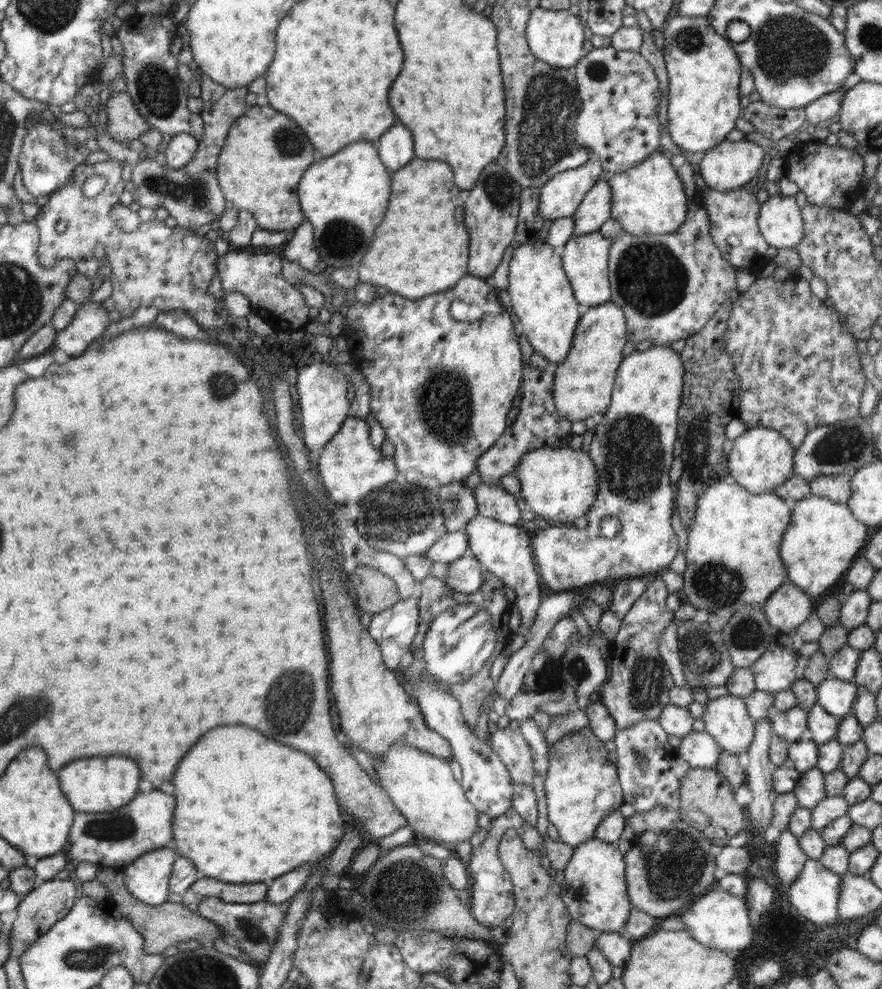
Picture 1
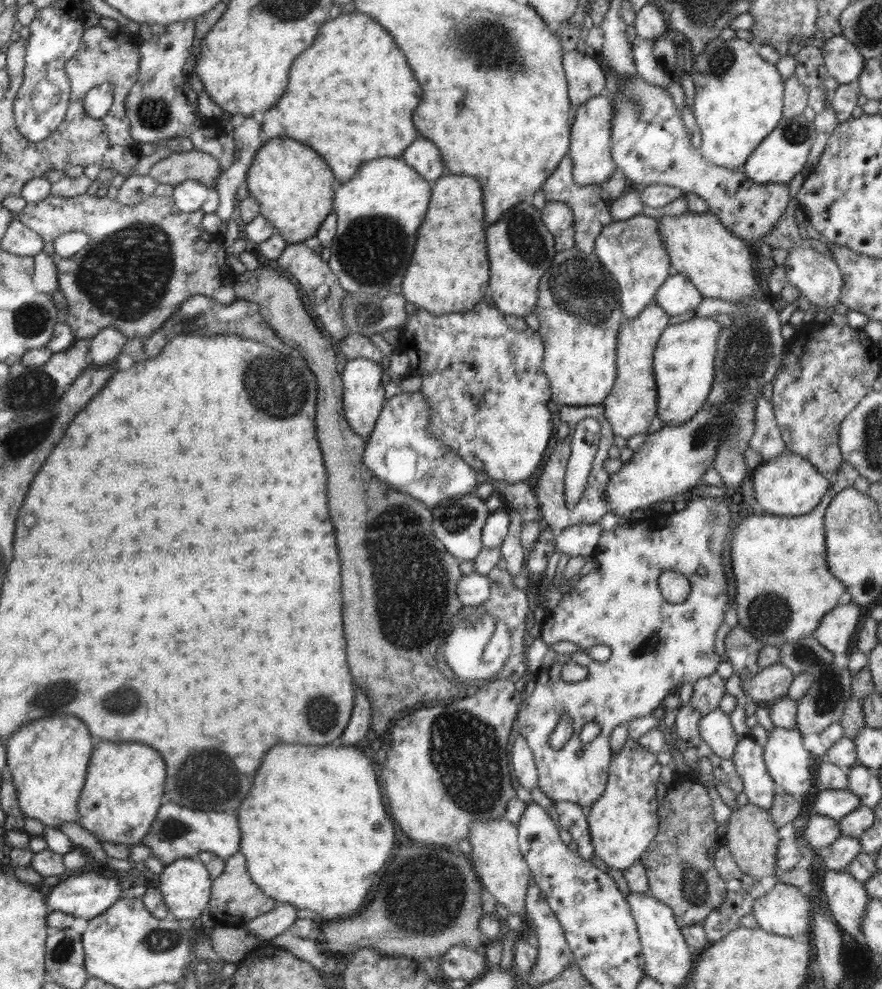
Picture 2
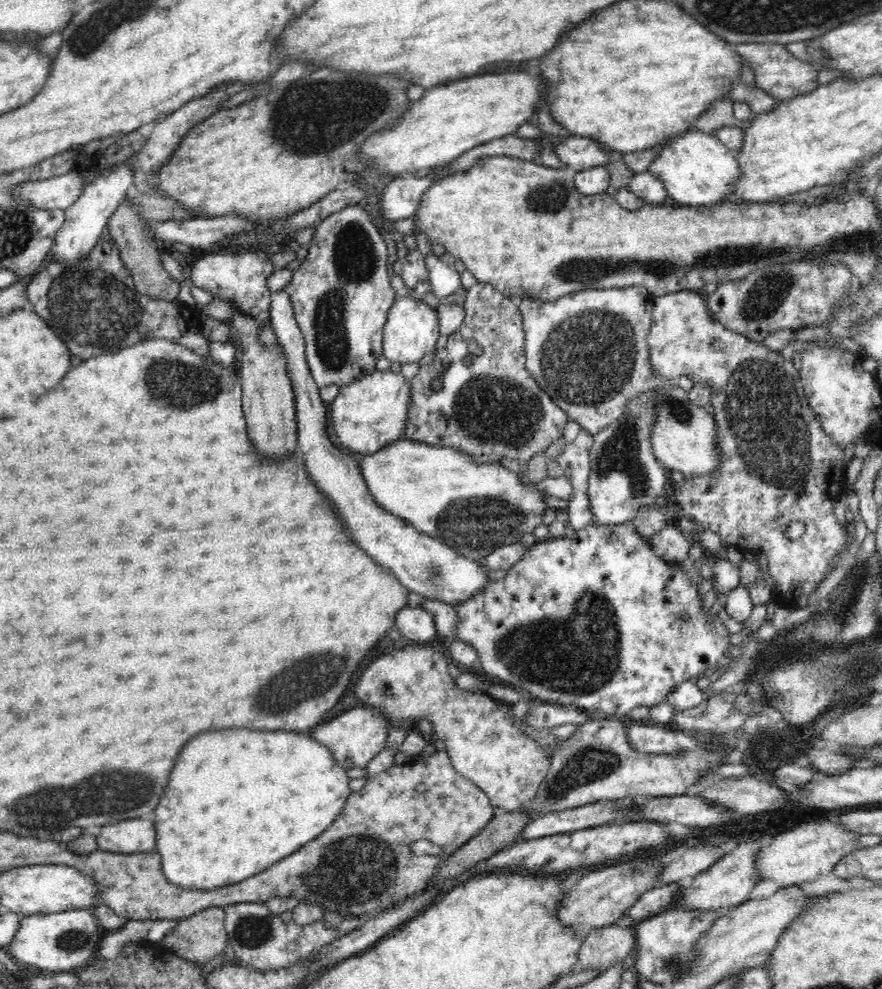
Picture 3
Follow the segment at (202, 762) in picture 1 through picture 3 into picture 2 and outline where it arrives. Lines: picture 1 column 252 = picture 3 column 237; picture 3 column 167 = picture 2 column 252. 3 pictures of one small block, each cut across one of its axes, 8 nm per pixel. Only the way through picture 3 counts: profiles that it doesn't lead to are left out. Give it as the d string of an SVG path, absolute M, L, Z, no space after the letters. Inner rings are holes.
M278 744L278 746L274 746L264 756L262 768L258 768L258 776L254 780L250 796L246 796L246 800L242 800L242 804L238 806L234 814L238 816L238 825L240 825L242 832L240 851L246 855L246 871L252 877L252 881L266 893L266 896L276 899L279 903L289 903L297 909L308 909L316 912L319 921L348 918L348 916L358 914L369 901L372 888L378 880L378 872L386 866L386 862L392 857L394 844L396 844L396 828L394 828L392 817L386 812L382 792L380 792L378 767L372 765L364 751L344 744L337 748L332 748L330 744L326 746L302 746L302 744Z

